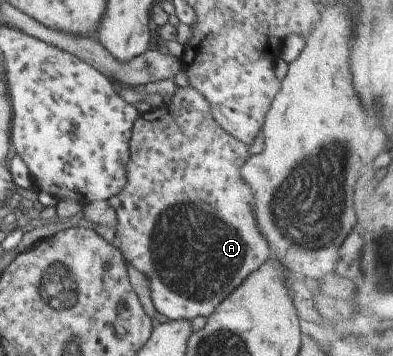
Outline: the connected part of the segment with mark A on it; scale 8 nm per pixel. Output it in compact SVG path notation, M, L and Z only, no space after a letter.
M192 85L177 87L172 93L170 101L151 108L144 113L139 113L134 119L129 138L129 159L125 169L126 182L123 189L114 197L110 197L107 203L112 207L116 215L115 243L124 256L138 272L142 272L148 278L149 297L156 312L166 316L169 321L178 319L192 320L195 316L207 317L220 304L223 298L228 296L253 270L256 270L262 262L272 256L268 250L267 240L259 233L259 226L253 211L253 192L245 184L240 174L241 166L246 162L248 145L234 138L225 130L222 130L212 118L209 102Z

